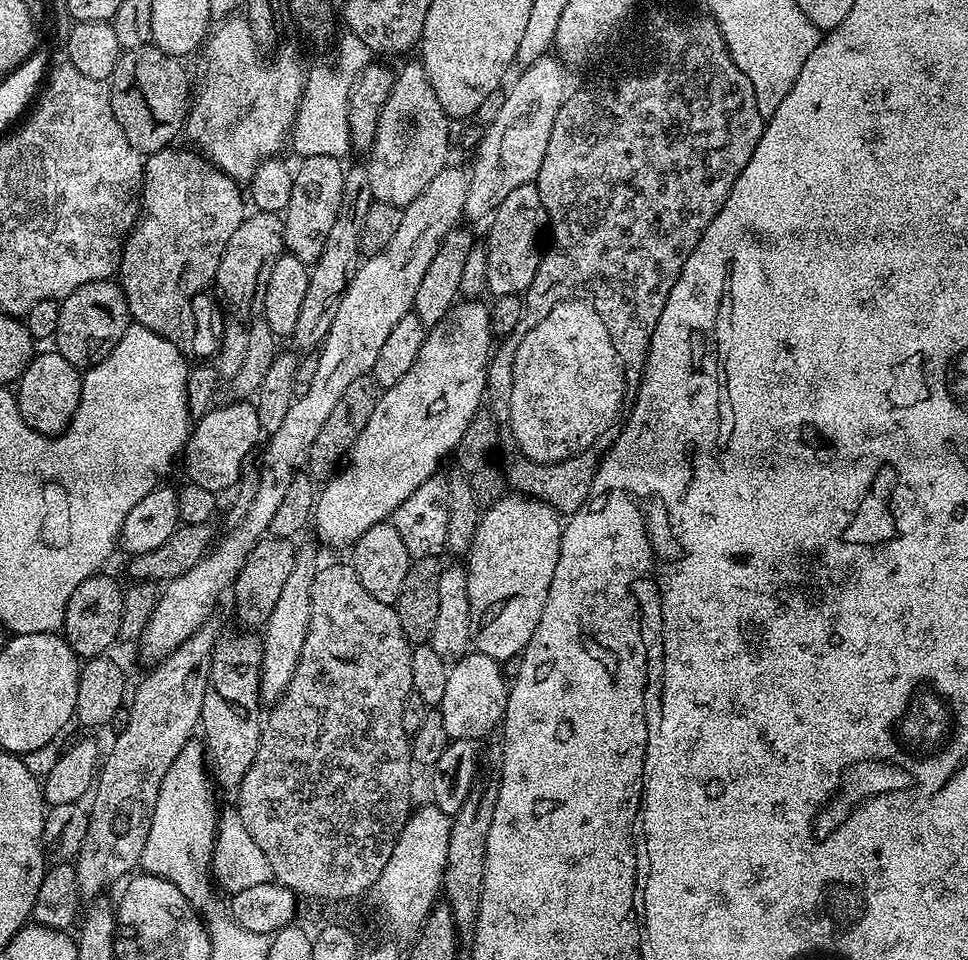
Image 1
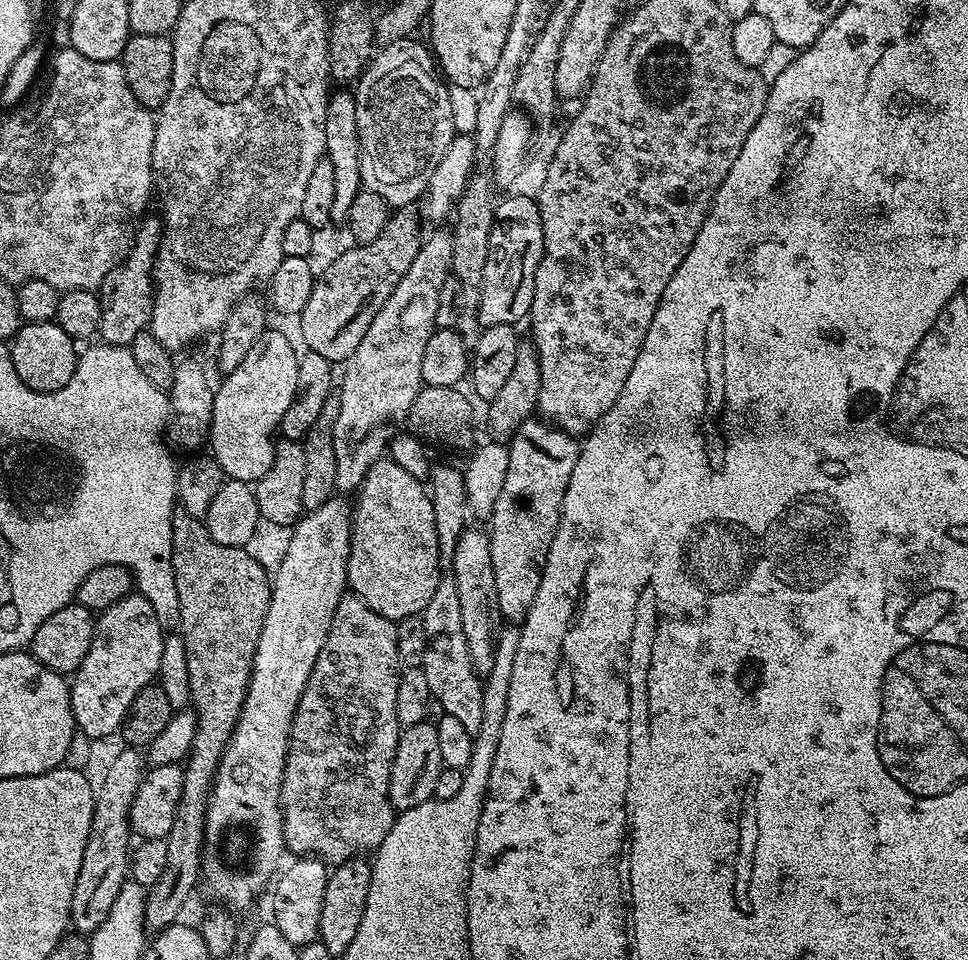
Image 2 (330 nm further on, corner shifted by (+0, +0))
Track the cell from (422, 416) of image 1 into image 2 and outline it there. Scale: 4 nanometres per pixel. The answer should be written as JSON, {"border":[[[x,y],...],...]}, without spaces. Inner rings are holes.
{"border":[[[333,498],[322,506],[311,509],[300,517],[292,529],[289,553],[283,558],[280,568],[274,572],[272,597],[266,610],[262,634],[258,638],[258,650],[254,654],[248,693],[240,708],[240,717],[232,741],[226,746],[216,771],[212,796],[208,799],[202,876],[205,881],[208,879],[212,883],[213,894],[218,899],[225,900],[220,902],[232,910],[248,907],[264,887],[267,889],[281,867],[280,859],[286,856],[284,812],[280,809],[280,791],[288,757],[288,740],[292,737],[292,719],[302,698],[302,690],[314,670],[314,662],[318,662],[318,654],[326,642],[334,610],[338,610],[338,602],[346,594],[348,582],[353,509],[349,501],[347,504],[344,500],[347,499]]]}

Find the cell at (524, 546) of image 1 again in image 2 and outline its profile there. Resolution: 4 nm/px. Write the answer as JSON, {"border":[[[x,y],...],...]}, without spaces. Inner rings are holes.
{"border":[[[533,418],[526,421],[522,434],[512,437],[507,450],[509,469],[506,470],[506,482],[503,483],[498,502],[494,503],[490,517],[492,528],[490,527],[488,537],[490,538],[490,554],[494,558],[494,583],[498,585],[500,615],[508,622],[522,622],[528,616],[530,606],[534,606],[534,598],[538,598],[538,586],[542,582],[552,539],[558,530],[562,502],[566,498],[566,486],[570,482],[574,462],[580,453],[580,444],[567,432],[561,432]]]}

